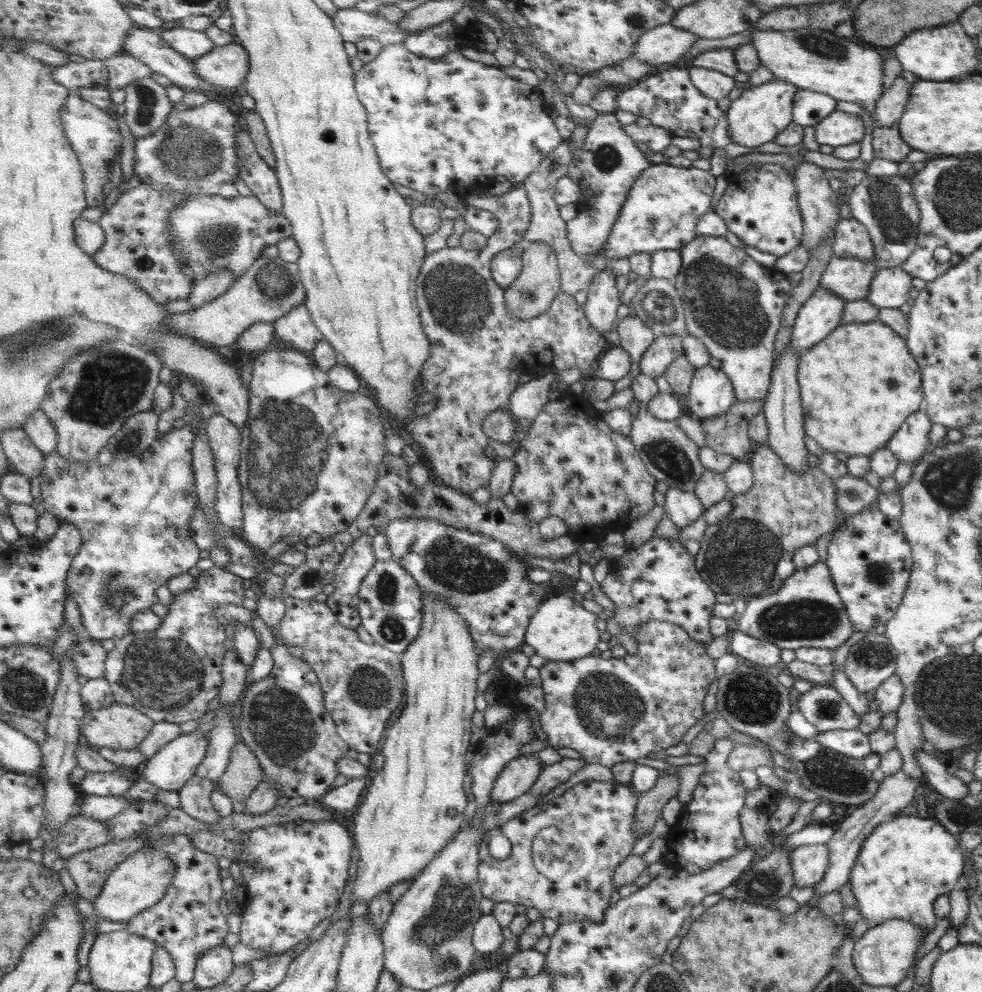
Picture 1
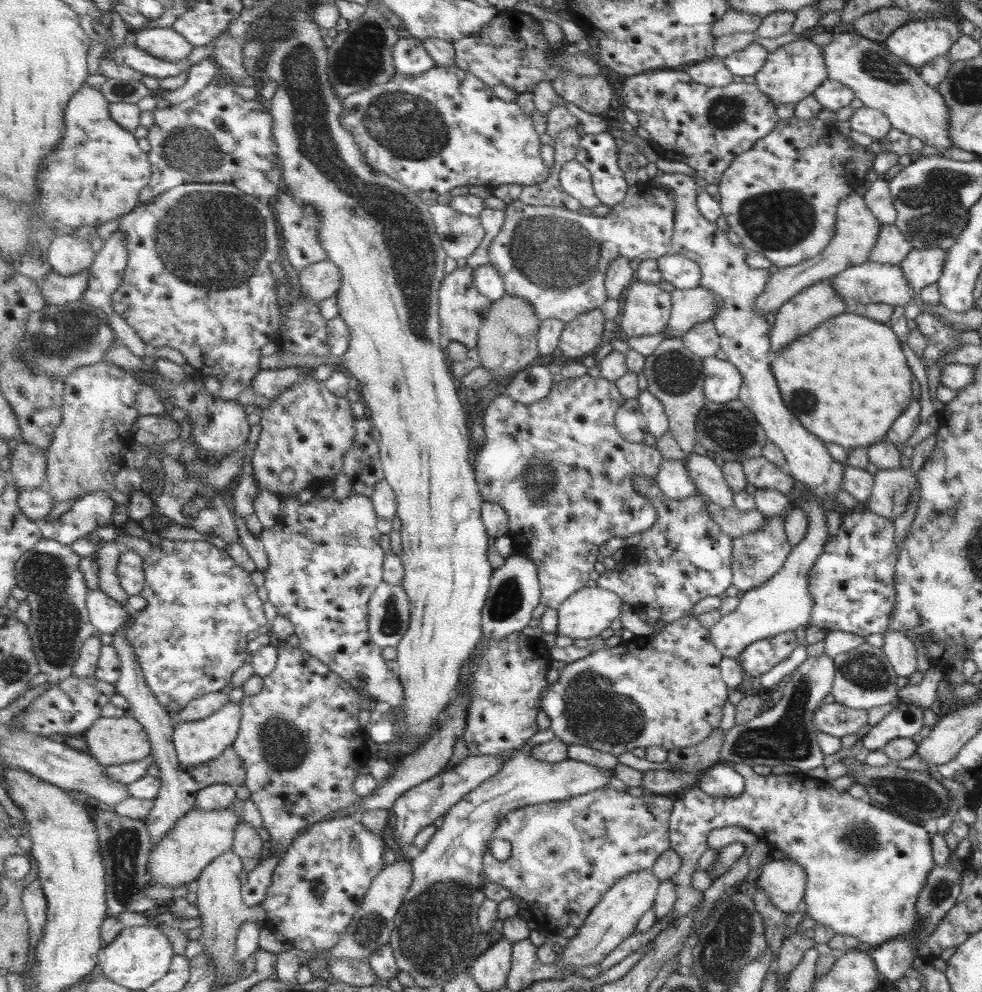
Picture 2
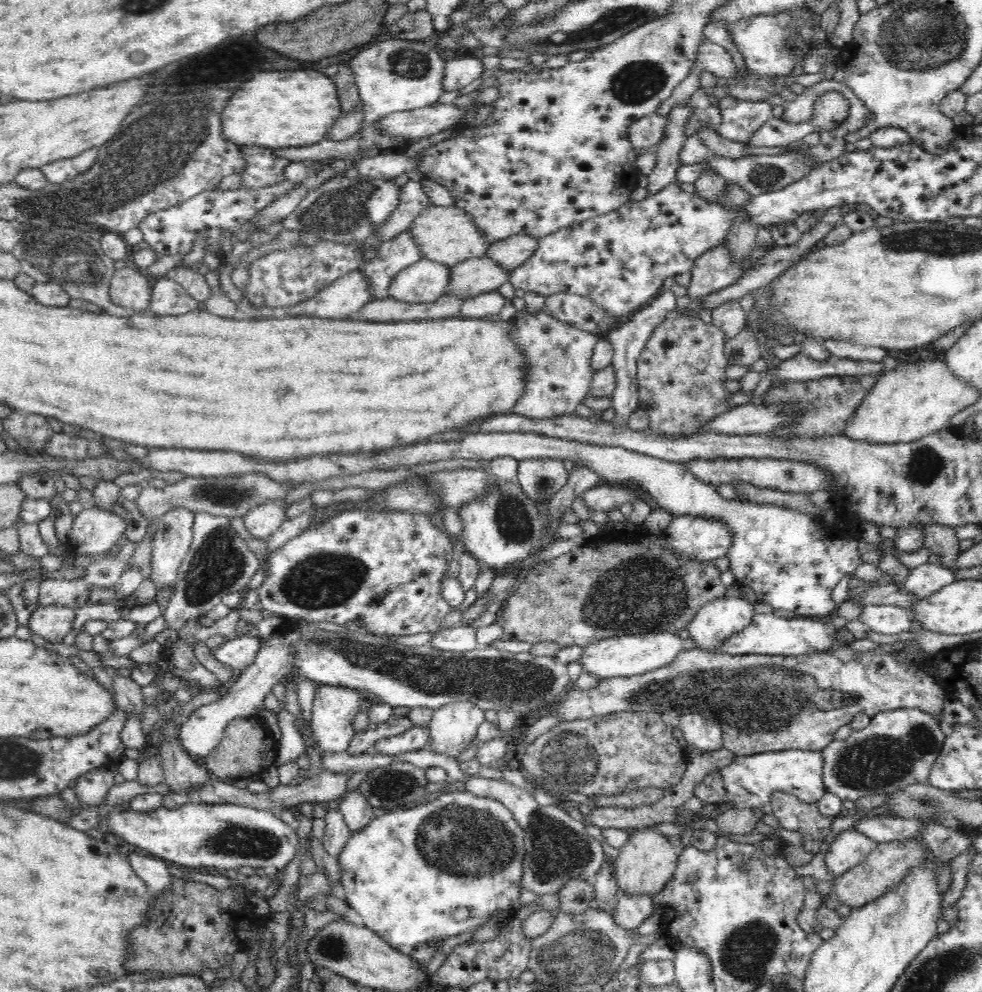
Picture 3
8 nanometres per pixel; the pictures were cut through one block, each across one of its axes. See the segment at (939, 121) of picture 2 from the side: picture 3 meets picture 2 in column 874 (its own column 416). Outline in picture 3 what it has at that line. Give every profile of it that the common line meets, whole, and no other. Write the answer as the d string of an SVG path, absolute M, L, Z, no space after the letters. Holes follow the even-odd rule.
M386 40L357 50L349 65L355 72L361 102L366 107L366 124L379 123L394 112L428 108L445 93L445 61L442 53L428 41Z

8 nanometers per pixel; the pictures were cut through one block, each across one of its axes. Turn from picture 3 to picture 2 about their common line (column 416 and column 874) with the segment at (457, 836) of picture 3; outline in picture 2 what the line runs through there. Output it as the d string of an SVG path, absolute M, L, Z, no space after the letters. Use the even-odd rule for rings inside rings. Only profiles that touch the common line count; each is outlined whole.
M731 763L732 769L739 773L744 780L744 787L741 794L732 797L712 797L704 793L699 787L695 786L686 790L674 801L674 811L670 818L670 841L671 849L676 850L679 856L683 859L681 870L671 878L673 884L675 884L675 890L677 892L677 899L673 907L673 918L677 920L679 917L689 915L691 911L697 911L699 904L701 904L702 893L695 890L691 885L691 878L693 878L693 872L697 869L697 859L701 856L707 848L706 846L706 834L714 828L721 828L724 826L740 826L746 828L751 834L754 834L758 839L764 840L769 846L773 846L774 849L782 852L782 858L790 860L795 864L798 864L805 873L805 884L803 893L803 904L805 904L805 916L811 917L817 925L822 924L828 926L834 934L853 936L859 943L867 943L868 945L877 946L883 944L883 942L889 942L889 940L895 940L895 938L907 938L907 936L913 936L917 934L918 930L918 918L915 912L915 899L919 894L919 889L925 884L925 877L931 867L934 865L932 861L932 854L930 849L930 835L931 831L928 826L912 823L905 820L900 816L887 812L884 809L876 807L871 804L868 799L857 799L851 797L847 791L835 790L829 783L808 777L806 774L787 773L787 774L773 774L761 776L755 774L752 771L752 767L743 763Z

